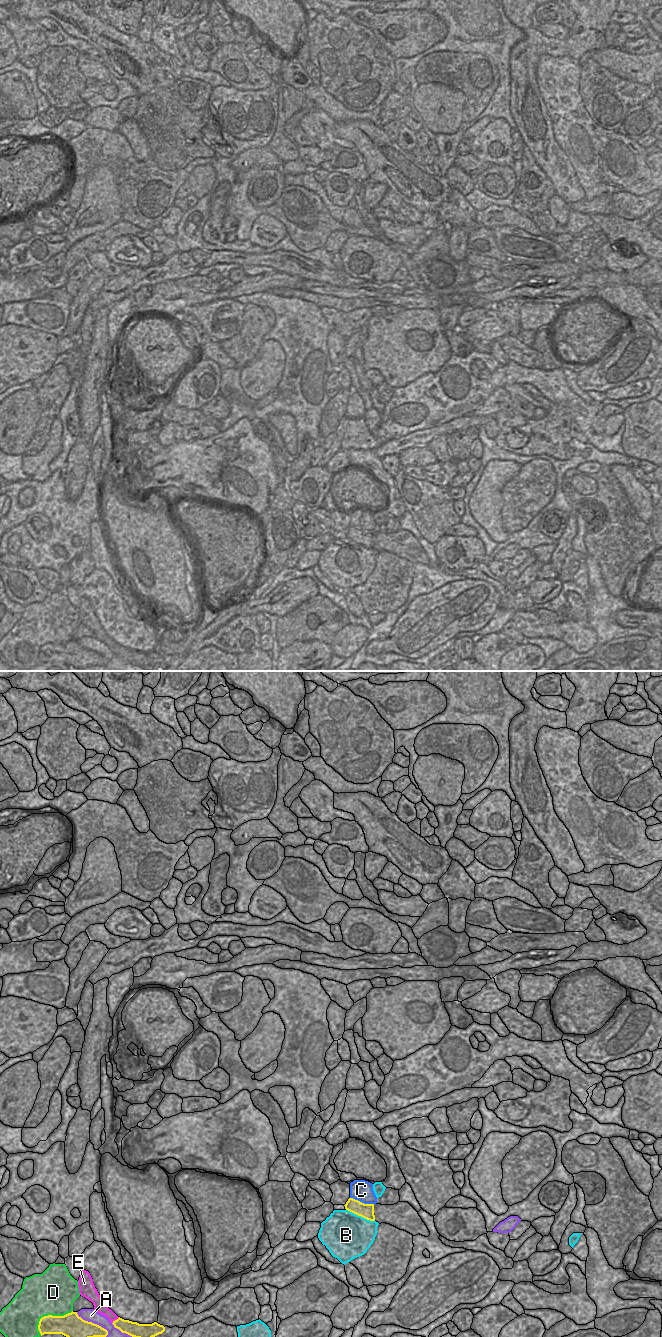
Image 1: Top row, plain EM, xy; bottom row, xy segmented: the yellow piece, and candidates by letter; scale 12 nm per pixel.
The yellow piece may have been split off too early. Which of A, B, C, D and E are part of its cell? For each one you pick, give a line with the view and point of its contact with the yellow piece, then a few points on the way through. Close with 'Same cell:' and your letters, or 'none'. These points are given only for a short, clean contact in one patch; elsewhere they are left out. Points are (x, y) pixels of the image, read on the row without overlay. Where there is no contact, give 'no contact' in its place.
Same cell: none

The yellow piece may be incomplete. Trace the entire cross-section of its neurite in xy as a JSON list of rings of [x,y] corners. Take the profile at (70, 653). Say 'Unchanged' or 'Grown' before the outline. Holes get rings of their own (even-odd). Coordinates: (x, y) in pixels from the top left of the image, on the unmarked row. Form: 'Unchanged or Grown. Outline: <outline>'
Unchanged. Outline: [[[71,640],[64,644],[44,644],[40,647],[38,658],[44,662],[62,662],[71,669],[86,668],[88,666],[103,665],[108,659],[101,654],[83,648],[77,640]]]

